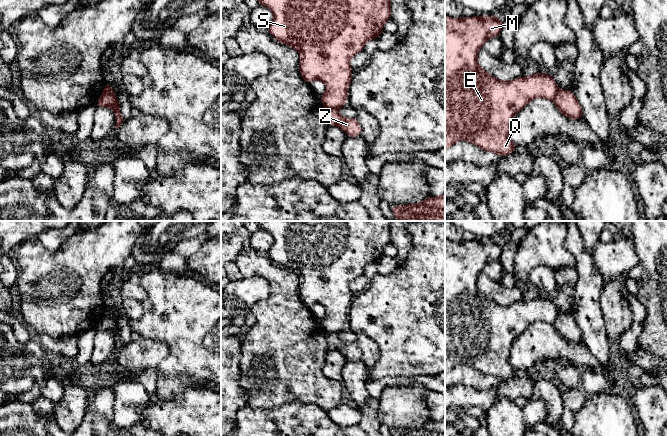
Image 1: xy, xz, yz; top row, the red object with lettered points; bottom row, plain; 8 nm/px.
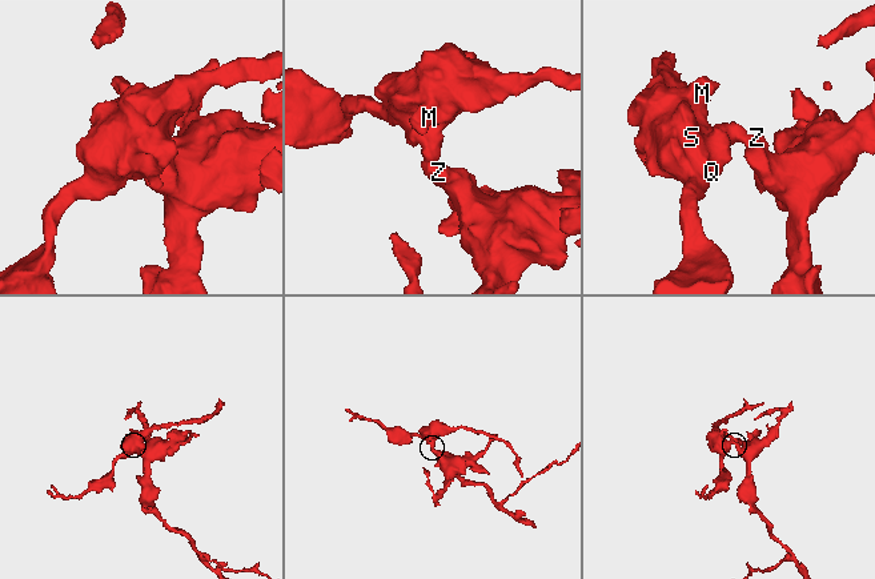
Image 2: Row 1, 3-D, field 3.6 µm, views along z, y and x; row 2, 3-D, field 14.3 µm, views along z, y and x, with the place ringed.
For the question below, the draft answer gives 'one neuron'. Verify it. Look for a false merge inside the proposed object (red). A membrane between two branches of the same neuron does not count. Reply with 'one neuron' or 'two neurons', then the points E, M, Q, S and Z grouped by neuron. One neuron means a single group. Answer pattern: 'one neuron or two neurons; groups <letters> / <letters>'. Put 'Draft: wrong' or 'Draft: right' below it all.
two neurons; groups E M Q S / Z
Draft: wrong

